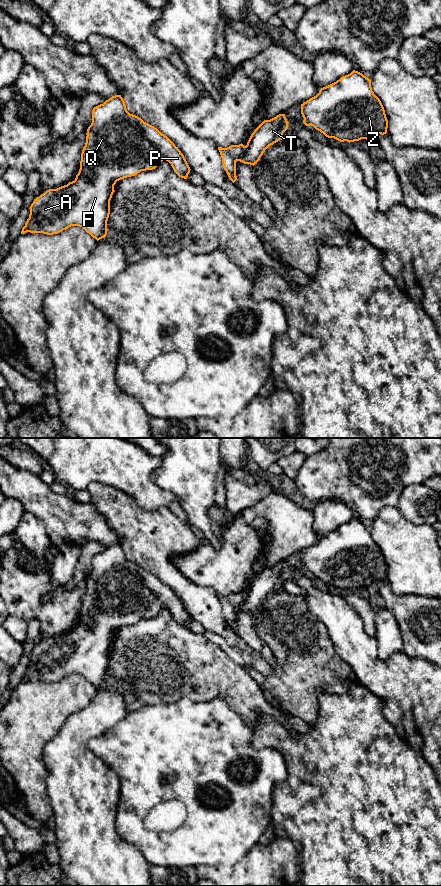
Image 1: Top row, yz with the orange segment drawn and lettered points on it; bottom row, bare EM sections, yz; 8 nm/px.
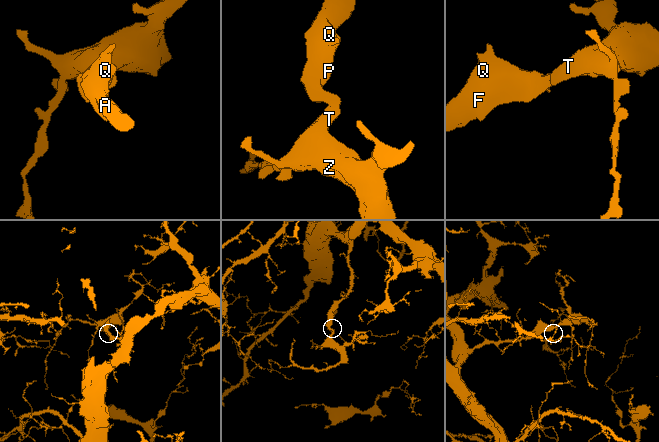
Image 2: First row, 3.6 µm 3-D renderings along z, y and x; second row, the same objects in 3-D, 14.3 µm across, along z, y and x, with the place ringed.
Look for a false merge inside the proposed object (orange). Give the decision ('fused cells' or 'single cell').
single cell

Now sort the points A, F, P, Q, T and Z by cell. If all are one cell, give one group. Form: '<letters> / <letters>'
A F P Q T Z

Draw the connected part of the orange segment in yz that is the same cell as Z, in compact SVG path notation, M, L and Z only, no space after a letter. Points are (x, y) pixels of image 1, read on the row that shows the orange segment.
M355 70L321 88L316 96L301 104L301 114L306 126L311 125L326 137L340 142L367 140L374 134L386 134L388 128L384 107L372 91L371 80Z

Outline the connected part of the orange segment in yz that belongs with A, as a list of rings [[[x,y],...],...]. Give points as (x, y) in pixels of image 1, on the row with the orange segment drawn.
[[[115,95],[92,110],[92,123],[87,129],[86,143],[81,153],[80,169],[74,181],[57,189],[49,189],[34,199],[30,206],[30,214],[21,234],[43,233],[58,234],[71,226],[82,227],[97,241],[107,235],[107,221],[110,214],[110,200],[117,181],[135,176],[141,171],[155,169],[163,160],[168,161],[174,172],[187,179],[190,167],[175,144],[154,126],[144,122],[136,115],[130,114],[121,95]]]

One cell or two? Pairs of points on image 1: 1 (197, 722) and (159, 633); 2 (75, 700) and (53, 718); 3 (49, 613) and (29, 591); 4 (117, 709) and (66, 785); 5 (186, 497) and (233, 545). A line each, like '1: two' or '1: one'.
1: two
2: one
3: one
4: one
5: two

